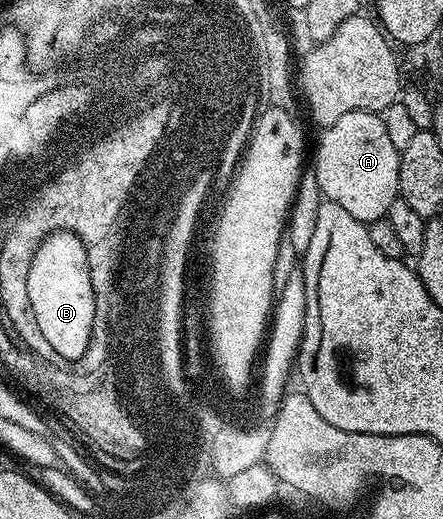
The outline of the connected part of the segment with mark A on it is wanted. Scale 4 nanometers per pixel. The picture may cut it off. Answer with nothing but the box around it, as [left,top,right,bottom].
[312,111,400,225]

